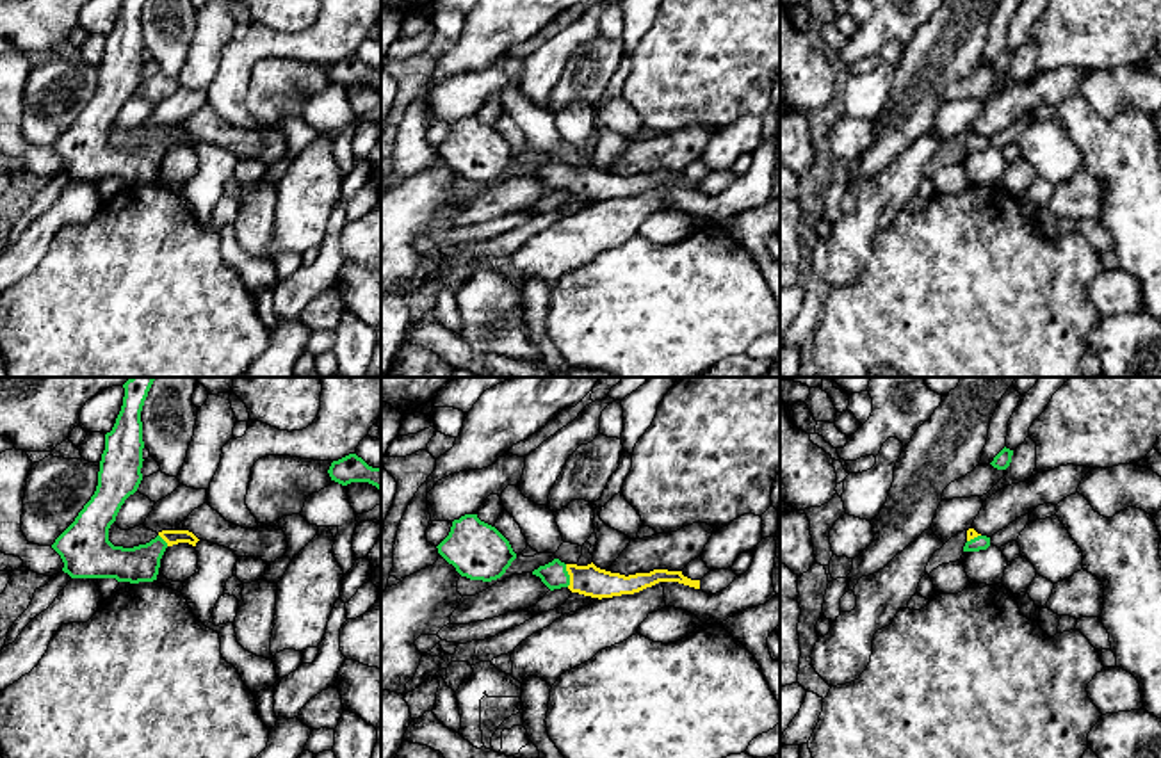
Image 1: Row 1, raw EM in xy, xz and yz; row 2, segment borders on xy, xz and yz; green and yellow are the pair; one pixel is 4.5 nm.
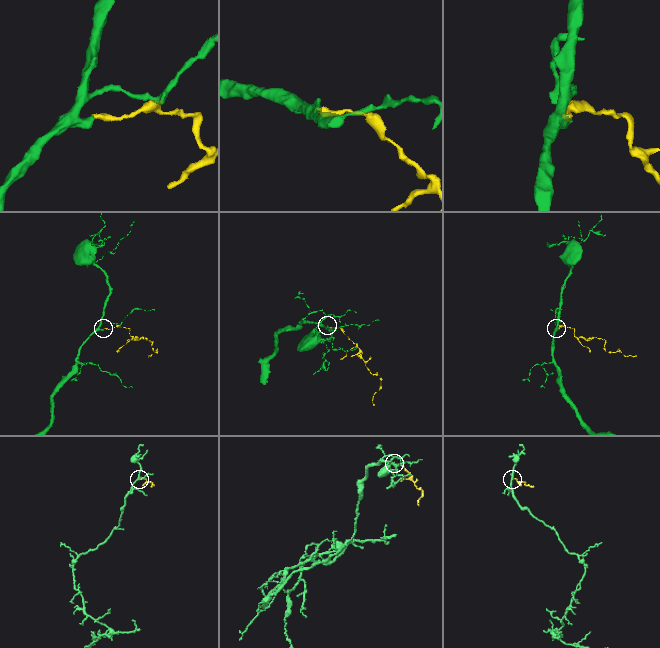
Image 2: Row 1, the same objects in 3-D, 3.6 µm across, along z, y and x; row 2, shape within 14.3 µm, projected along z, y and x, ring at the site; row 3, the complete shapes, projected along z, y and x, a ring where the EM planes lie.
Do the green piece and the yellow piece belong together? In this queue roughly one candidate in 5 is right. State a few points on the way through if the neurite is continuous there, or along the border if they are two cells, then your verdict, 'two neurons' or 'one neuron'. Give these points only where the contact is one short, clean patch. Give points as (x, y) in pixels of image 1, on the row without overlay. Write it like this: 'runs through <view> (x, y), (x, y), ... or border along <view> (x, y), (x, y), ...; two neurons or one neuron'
runs through xz (554, 177), (568, 177), (590, 182); one neuron

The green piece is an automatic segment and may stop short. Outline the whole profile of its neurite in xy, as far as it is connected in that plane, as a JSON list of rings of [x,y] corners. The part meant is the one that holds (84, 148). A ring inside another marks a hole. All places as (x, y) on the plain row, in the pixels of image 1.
[[[123,0],[121,12],[100,62],[98,87],[75,123],[55,141],[52,149],[61,157],[71,180],[116,180],[118,183],[157,181],[160,160],[167,148],[199,142],[189,132],[162,132],[155,141],[134,149],[114,148],[109,130],[125,101],[142,82],[142,23],[146,0]]]

